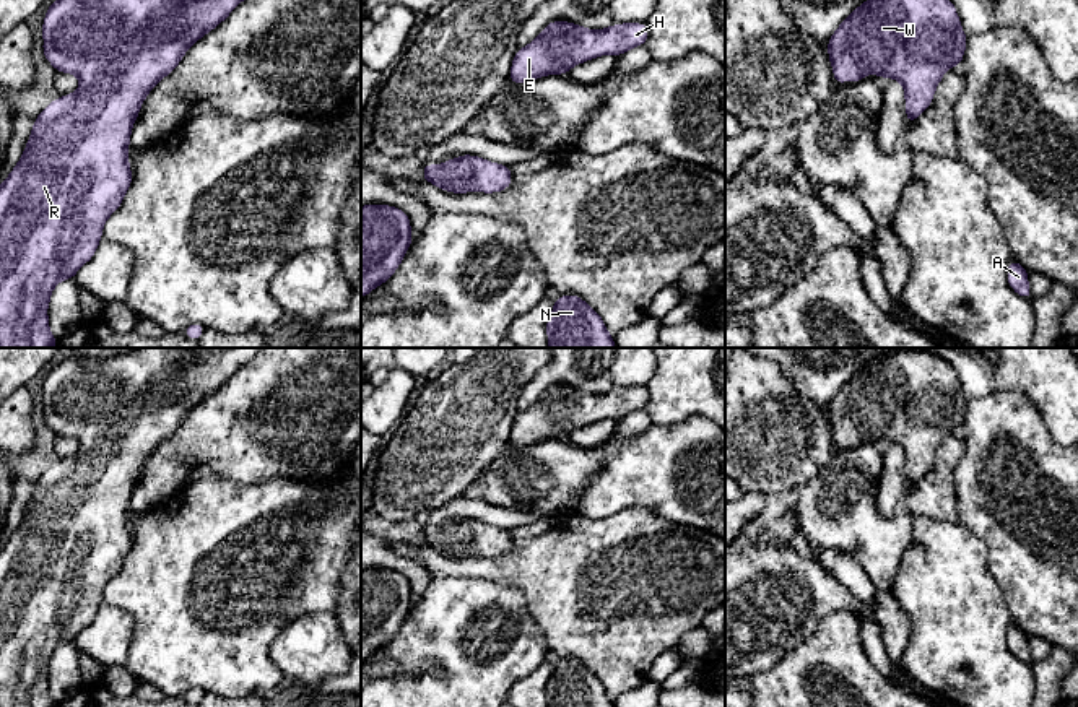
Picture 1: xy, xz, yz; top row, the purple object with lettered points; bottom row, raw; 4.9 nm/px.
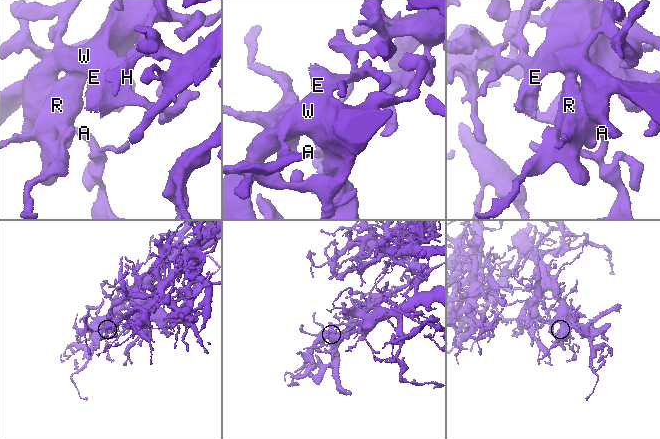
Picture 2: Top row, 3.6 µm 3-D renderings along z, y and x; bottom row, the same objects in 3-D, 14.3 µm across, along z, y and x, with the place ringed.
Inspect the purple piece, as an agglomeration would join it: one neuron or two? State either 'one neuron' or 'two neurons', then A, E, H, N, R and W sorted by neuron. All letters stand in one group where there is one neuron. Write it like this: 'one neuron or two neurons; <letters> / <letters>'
one neuron; A E H N R W

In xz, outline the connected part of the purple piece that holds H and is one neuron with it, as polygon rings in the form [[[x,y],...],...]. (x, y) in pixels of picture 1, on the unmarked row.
[[[551,385],[528,410],[517,413],[509,444],[522,449],[548,439],[567,439],[579,427],[606,418],[619,421],[632,411],[645,410],[647,403],[645,387],[587,393],[571,385]]]

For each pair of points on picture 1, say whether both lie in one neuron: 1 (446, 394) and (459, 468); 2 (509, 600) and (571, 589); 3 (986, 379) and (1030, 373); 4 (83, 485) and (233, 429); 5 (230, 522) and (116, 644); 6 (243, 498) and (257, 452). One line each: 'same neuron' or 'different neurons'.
1: same neuron
2: different neurons
3: same neuron
4: different neurons
5: different neurons
6: different neurons

